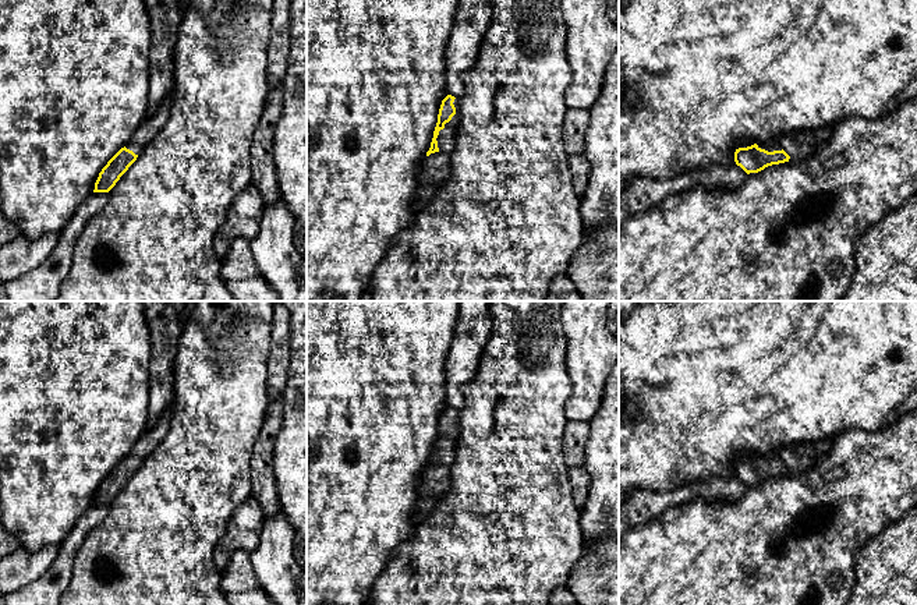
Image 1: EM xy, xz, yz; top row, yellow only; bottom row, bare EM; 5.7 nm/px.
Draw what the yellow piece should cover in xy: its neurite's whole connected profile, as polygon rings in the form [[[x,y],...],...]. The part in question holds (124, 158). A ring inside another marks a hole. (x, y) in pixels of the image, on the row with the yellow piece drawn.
[[[174,91],[160,103],[155,114],[146,117],[131,135],[124,148],[121,148],[102,169],[95,183],[93,192],[109,192],[128,167],[137,160],[145,146],[156,137],[166,124]]]

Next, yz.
[[[779,141],[757,142],[734,152],[734,162],[747,174],[758,173],[768,166],[789,162],[790,156],[780,148]]]

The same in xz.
[[[447,95],[442,100],[433,138],[426,156],[435,152],[450,153],[453,151],[458,125],[458,105],[460,100],[452,95]]]

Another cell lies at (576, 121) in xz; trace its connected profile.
[[[569,109],[563,121],[563,145],[569,156],[580,155],[585,148],[585,132],[590,124],[588,110]]]

